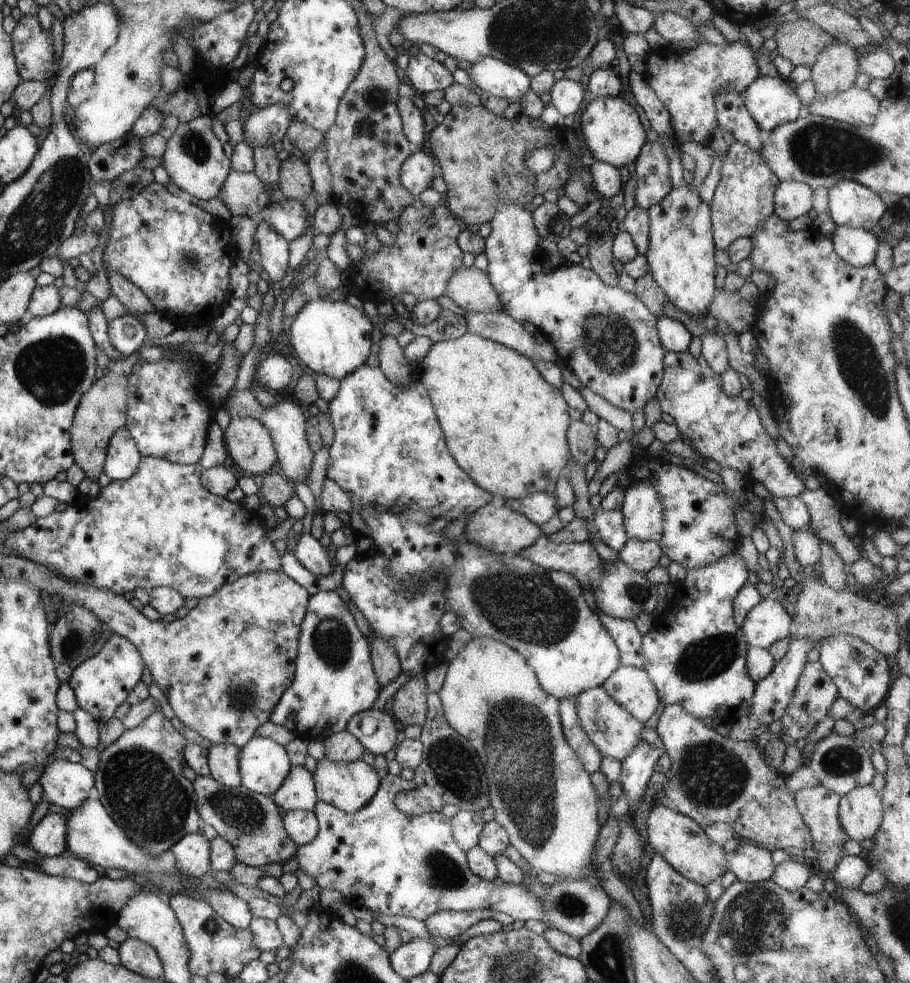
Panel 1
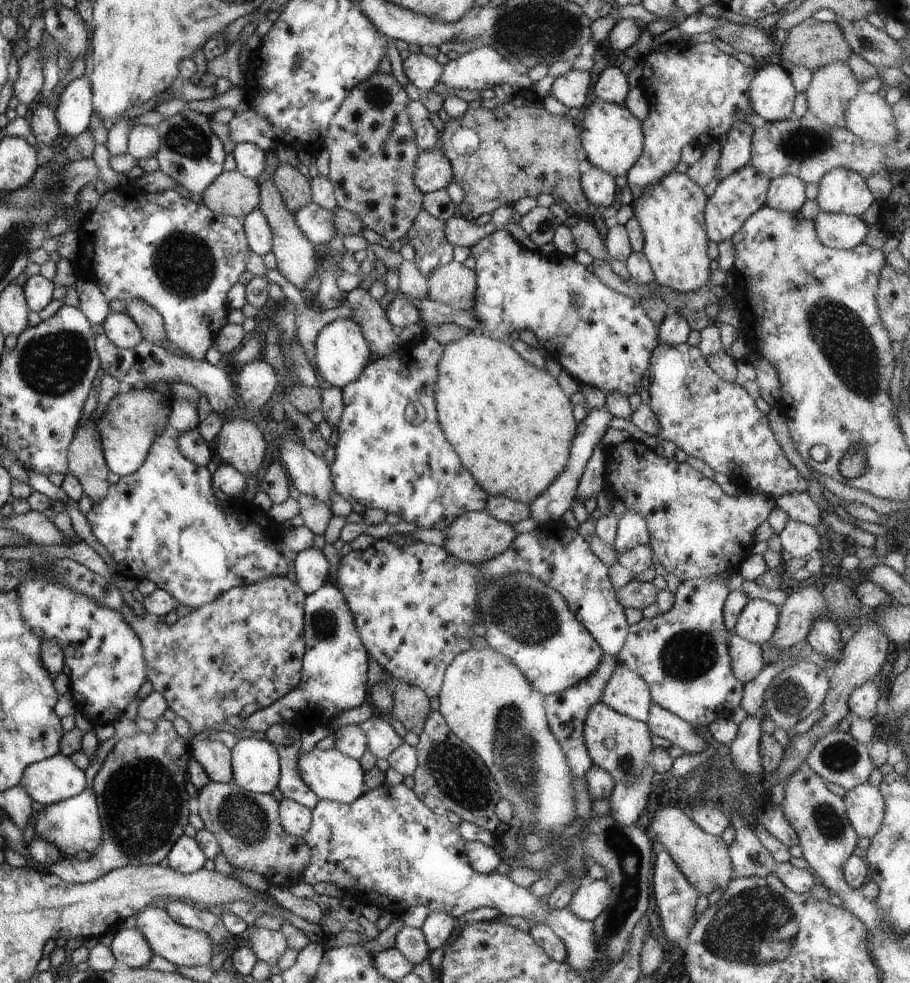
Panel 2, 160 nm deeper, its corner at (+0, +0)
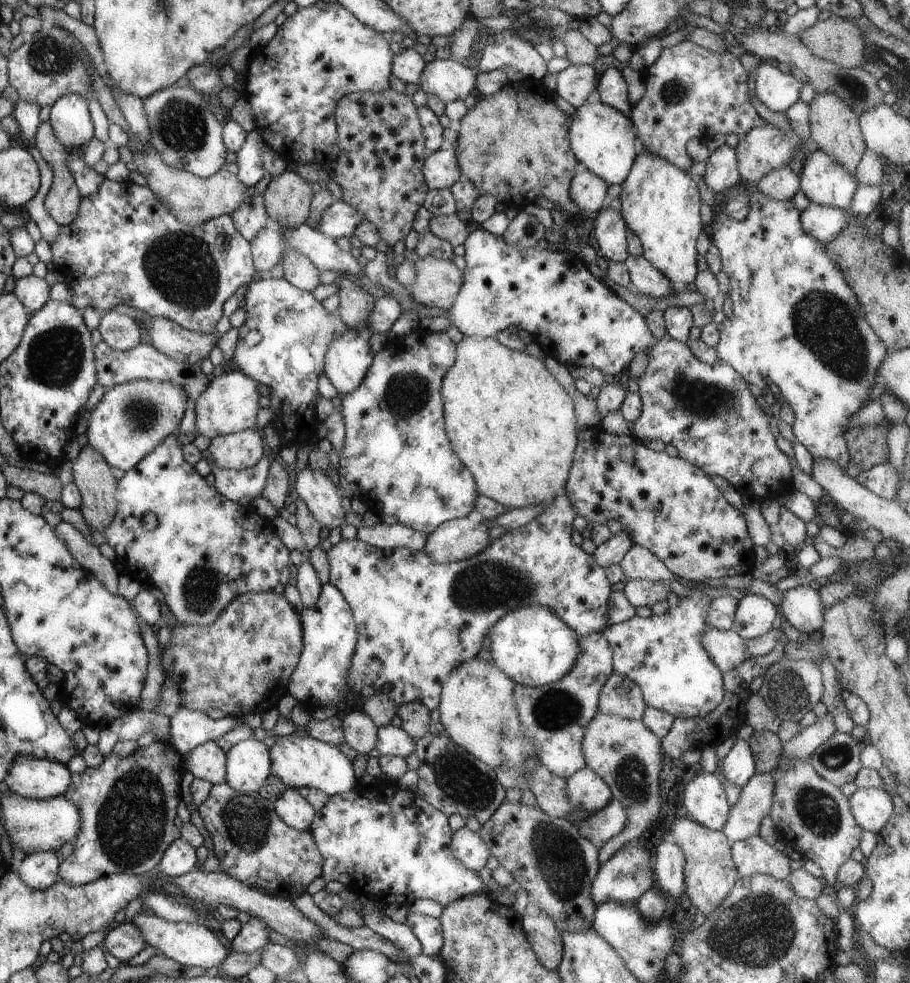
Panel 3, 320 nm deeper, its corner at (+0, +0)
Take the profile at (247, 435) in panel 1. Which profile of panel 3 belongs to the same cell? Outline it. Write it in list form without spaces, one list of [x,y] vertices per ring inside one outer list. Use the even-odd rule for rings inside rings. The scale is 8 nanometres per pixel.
[[[254,429],[214,437],[208,446],[212,465],[221,469],[251,469],[264,456],[262,436]]]

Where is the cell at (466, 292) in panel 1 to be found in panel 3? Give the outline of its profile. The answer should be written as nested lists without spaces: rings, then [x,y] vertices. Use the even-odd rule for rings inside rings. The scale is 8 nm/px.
[[[425,256],[415,262],[415,272],[417,273],[417,277],[409,291],[414,301],[430,308],[442,308],[442,310],[448,312],[460,290],[463,270],[458,269],[451,260]]]

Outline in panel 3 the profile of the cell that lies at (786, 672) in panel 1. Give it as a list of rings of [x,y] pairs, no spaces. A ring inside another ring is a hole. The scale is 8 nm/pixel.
[[[737,739],[722,762],[722,776],[730,784],[742,788],[755,774],[755,758],[749,742]]]

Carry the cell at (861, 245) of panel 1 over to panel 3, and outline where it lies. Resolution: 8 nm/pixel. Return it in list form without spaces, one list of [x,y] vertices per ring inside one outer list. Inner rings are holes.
[[[810,203],[800,211],[800,222],[803,231],[823,245],[834,240],[839,232],[852,220],[848,219],[844,210]]]

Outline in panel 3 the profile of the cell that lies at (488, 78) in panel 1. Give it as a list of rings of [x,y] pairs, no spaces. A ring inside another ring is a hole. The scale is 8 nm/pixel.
[[[436,58],[426,63],[418,86],[428,95],[436,95],[445,104],[451,103],[472,94],[478,73],[476,64],[468,68],[450,58]]]

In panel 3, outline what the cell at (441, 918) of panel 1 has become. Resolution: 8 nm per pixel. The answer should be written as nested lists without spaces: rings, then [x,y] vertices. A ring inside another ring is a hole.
[[[409,912],[405,922],[418,937],[424,955],[434,956],[443,945],[443,930],[440,919],[420,913]]]

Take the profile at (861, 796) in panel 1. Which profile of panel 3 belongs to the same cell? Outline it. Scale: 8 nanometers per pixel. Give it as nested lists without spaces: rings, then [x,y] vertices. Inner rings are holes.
[[[858,787],[849,797],[857,823],[864,830],[878,833],[894,814],[893,795],[882,787]]]

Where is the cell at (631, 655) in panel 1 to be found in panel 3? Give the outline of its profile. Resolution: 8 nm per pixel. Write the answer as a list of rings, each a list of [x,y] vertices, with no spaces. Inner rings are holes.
[[[560,494],[552,503],[530,522],[519,526],[515,529],[507,529],[507,532],[495,538],[482,552],[471,556],[468,560],[459,560],[456,562],[435,563],[423,550],[410,550],[405,548],[393,548],[384,550],[372,547],[360,539],[344,540],[332,545],[327,550],[327,558],[329,560],[329,582],[332,583],[344,595],[346,602],[350,605],[353,612],[354,622],[357,624],[358,640],[354,654],[351,656],[351,665],[347,672],[347,696],[362,696],[362,698],[370,698],[374,695],[384,695],[393,700],[397,706],[408,703],[422,703],[431,712],[439,708],[441,690],[446,681],[450,678],[450,673],[463,662],[478,656],[478,652],[482,648],[484,637],[489,634],[490,628],[496,624],[507,612],[513,611],[524,605],[538,605],[540,607],[549,608],[558,618],[561,618],[577,636],[587,635],[593,632],[603,632],[608,626],[606,624],[606,615],[608,612],[607,602],[612,590],[611,582],[606,578],[605,568],[596,564],[594,557],[587,554],[581,547],[572,543],[571,532],[572,521],[576,517],[575,510],[571,507],[571,500],[566,494]]]

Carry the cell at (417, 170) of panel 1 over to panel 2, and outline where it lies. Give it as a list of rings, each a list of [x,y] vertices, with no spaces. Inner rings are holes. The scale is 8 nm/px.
[[[441,150],[420,152],[413,177],[416,186],[424,193],[445,189],[453,181],[453,168]]]

